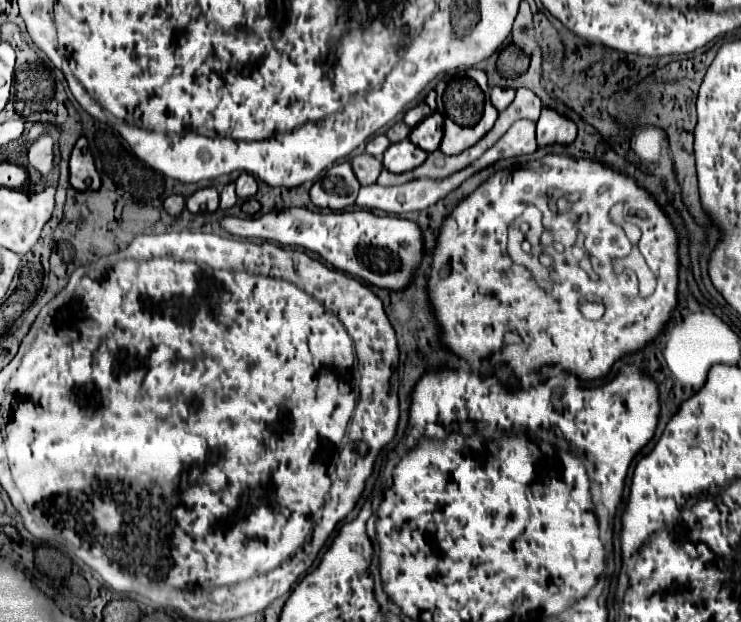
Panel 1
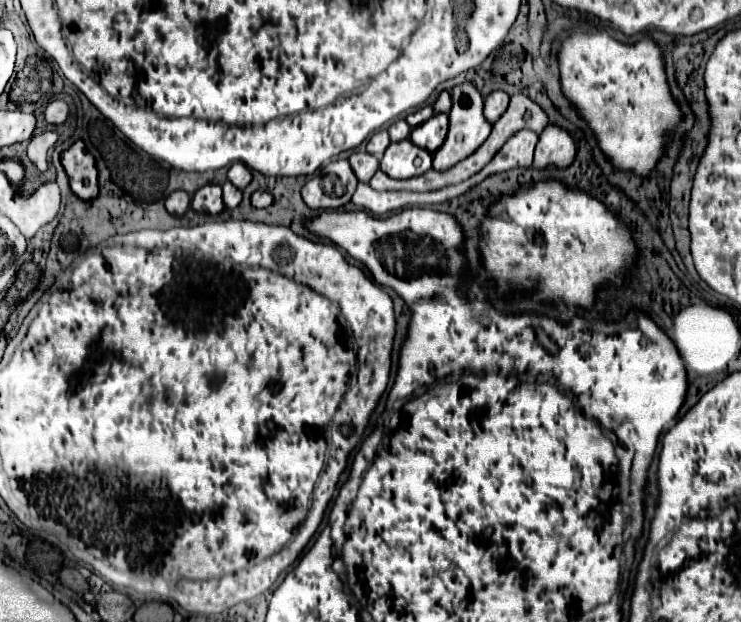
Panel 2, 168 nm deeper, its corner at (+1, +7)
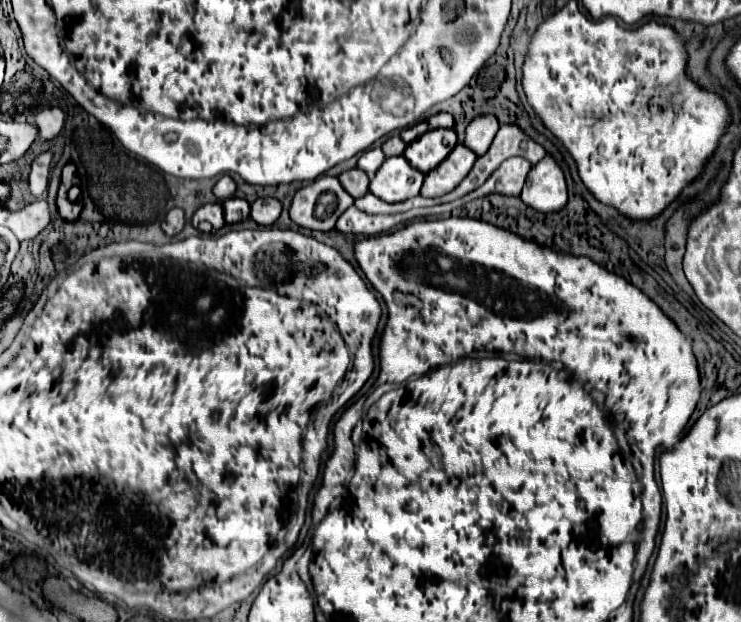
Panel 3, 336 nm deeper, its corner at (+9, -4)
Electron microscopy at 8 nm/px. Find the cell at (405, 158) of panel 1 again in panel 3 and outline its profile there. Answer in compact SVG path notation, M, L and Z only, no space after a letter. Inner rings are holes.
M404 156L386 158L386 164L370 180L370 192L384 202L402 202L420 194L424 174L408 164Z

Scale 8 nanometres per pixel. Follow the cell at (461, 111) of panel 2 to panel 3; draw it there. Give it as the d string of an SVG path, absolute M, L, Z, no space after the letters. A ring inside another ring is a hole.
M462 142L456 144L456 148L446 156L446 160L434 168L432 172L426 174L424 186L422 186L422 196L424 198L438 198L454 190L470 172L474 166L474 152L470 152Z

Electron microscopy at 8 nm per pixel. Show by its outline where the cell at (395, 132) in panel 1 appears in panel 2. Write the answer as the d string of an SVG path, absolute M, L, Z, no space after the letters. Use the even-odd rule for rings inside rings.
M398 119L396 123L390 125L388 133L390 133L390 141L402 141L402 139L408 139L408 135L410 135L410 125L408 125L404 119Z

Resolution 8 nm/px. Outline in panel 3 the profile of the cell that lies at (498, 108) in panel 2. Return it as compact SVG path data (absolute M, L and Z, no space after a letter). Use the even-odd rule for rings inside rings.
M492 114L486 116L476 116L468 126L464 134L466 148L470 148L476 156L484 156L484 152L490 148L494 136L498 132L498 120Z

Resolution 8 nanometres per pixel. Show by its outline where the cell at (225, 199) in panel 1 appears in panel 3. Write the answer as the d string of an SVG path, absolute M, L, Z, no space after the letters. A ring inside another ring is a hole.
M228 198L224 204L224 216L226 216L226 222L228 224L234 224L234 222L242 222L250 216L250 204L242 198Z

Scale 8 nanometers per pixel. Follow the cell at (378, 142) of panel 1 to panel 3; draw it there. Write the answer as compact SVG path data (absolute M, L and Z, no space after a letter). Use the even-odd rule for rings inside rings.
M376 146L376 148L372 148L372 150L366 150L366 152L358 158L358 168L364 170L364 172L372 178L372 176L376 174L376 170L382 166L384 160L386 160L384 152Z

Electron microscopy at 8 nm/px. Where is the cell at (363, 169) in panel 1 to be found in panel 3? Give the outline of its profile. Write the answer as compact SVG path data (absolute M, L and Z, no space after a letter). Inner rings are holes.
M358 168L342 172L338 176L338 180L352 198L362 198L368 192L368 176L366 176L366 172L362 172Z

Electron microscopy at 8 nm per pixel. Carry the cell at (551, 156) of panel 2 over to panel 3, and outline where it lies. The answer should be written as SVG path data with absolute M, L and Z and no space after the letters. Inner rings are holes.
M550 156L532 166L520 198L526 206L544 214L560 212L566 206L566 180L560 166Z

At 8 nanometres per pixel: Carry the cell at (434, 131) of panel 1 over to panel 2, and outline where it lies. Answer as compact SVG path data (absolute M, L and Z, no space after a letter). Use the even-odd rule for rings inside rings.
M438 113L438 115L430 117L428 121L424 121L422 125L414 127L410 133L410 141L422 149L428 149L430 153L434 153L444 143L446 133L448 133L448 115Z

